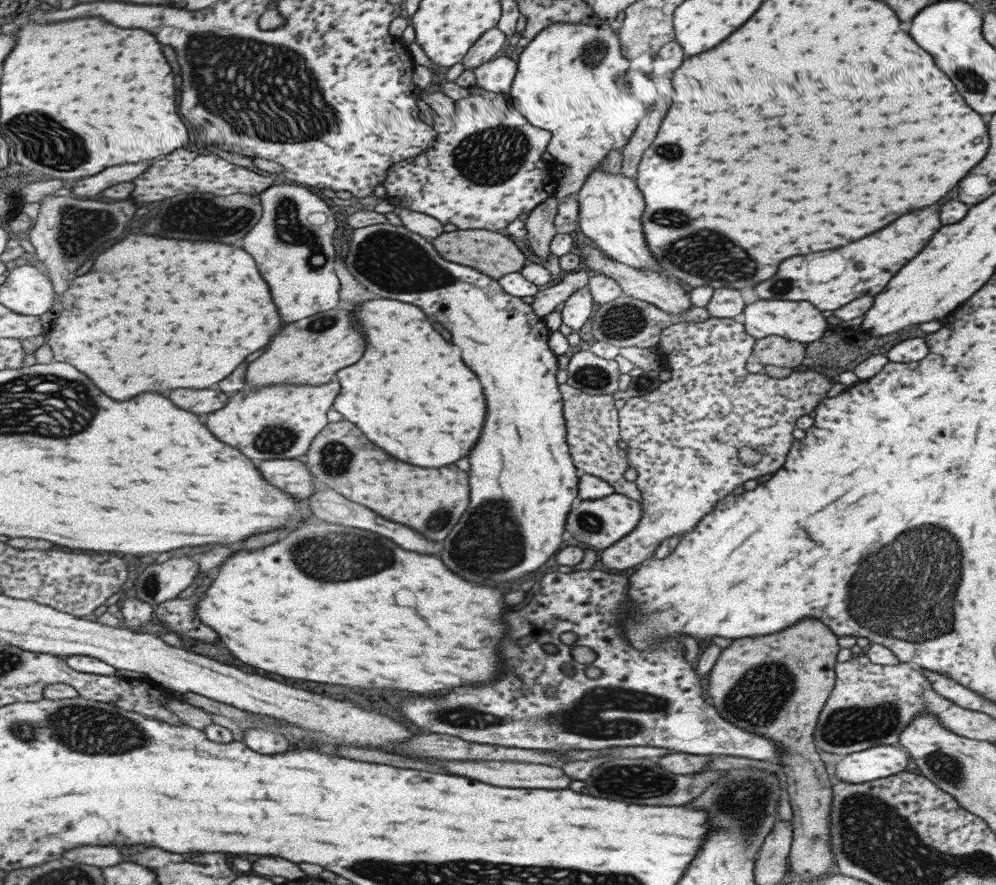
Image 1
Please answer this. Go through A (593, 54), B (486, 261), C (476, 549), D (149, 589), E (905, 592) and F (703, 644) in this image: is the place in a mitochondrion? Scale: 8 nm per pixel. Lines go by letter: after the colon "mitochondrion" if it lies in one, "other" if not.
A: mitochondrion
B: other
C: mitochondrion
D: mitochondrion
E: mitochondrion
F: other

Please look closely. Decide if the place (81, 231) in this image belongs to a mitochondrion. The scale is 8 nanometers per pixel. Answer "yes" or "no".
yes

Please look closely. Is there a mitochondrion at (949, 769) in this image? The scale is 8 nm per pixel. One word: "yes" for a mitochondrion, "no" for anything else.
yes

